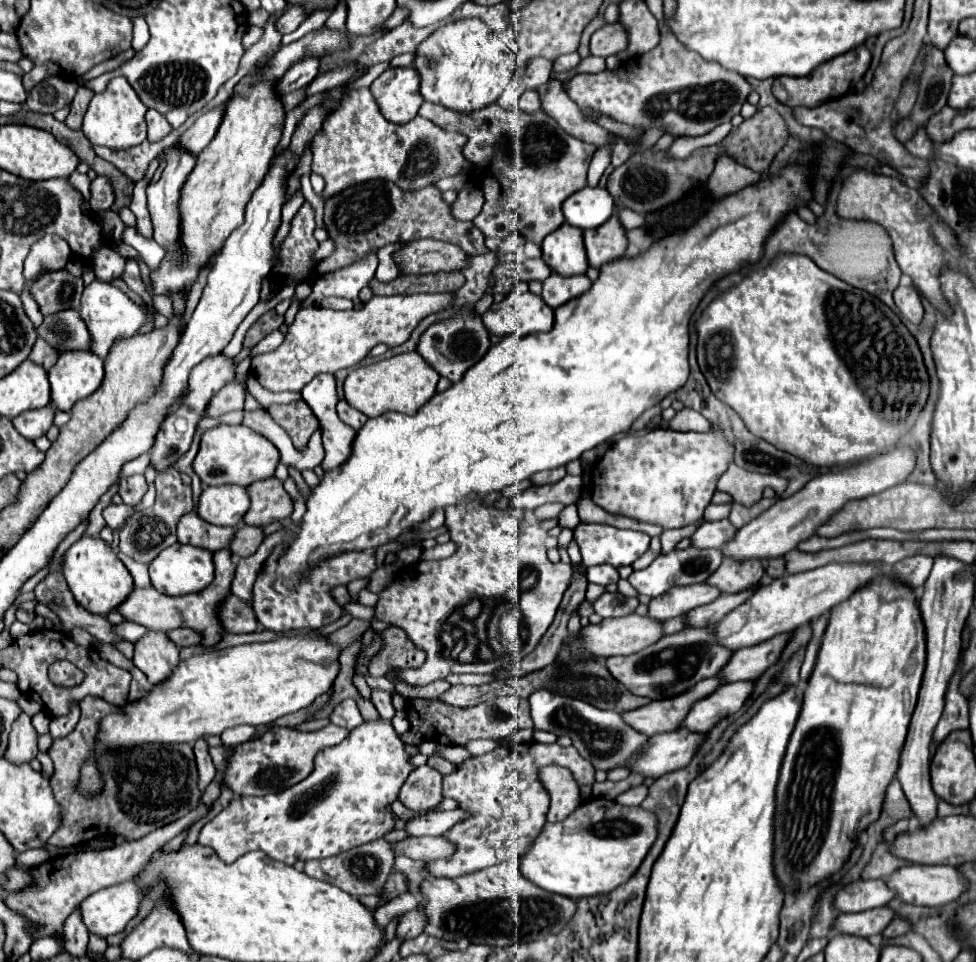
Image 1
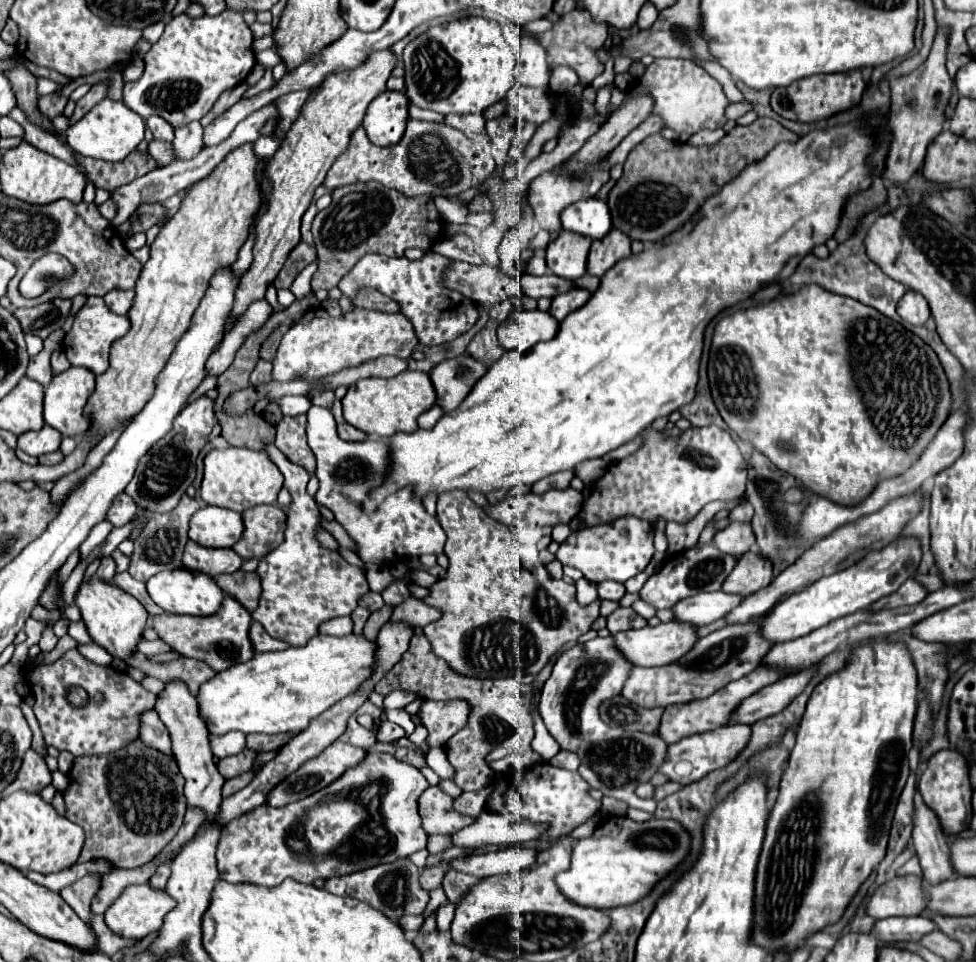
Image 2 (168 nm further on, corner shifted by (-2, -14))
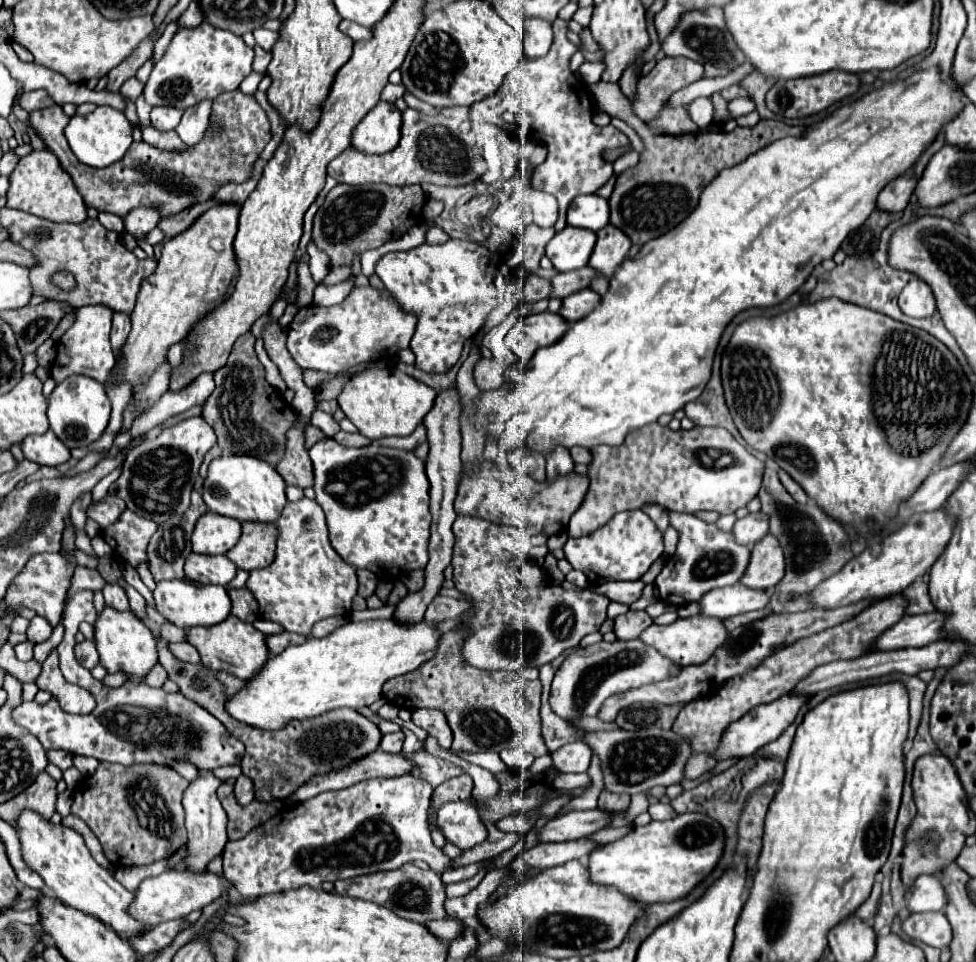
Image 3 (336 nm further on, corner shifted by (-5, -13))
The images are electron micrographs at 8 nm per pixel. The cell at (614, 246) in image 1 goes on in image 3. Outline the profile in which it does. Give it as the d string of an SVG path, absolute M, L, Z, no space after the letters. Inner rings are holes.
M605 225L597 231L597 245L589 259L589 265L597 269L605 279L611 279L615 269L625 261L631 241L621 229L613 225Z

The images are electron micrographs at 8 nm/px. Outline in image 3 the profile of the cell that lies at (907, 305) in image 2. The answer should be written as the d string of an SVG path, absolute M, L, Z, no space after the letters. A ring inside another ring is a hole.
M911 277L899 295L899 307L909 317L931 317L935 311L935 297L931 287L919 277Z

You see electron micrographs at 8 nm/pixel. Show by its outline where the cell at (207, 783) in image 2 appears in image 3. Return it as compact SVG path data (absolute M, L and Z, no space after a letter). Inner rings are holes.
M209 771L209 773L199 773L199 779L193 781L185 795L183 795L183 807L185 807L185 827L189 833L189 841L187 841L187 851L189 857L185 859L187 867L191 871L205 871L207 863L219 855L225 849L227 843L227 813L221 807L219 799L217 799L217 787L221 785L221 781Z

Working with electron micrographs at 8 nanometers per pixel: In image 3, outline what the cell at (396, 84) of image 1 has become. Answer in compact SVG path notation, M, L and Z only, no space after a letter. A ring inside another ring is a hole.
M379 101L353 131L351 147L367 155L381 155L395 149L399 137L401 111L397 111L397 107L391 103Z

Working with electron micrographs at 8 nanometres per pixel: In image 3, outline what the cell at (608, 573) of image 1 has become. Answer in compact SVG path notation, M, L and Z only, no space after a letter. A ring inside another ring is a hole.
M609 581L605 585L599 585L595 591L609 597L611 601L631 605L641 597L643 587L645 587L643 581Z

